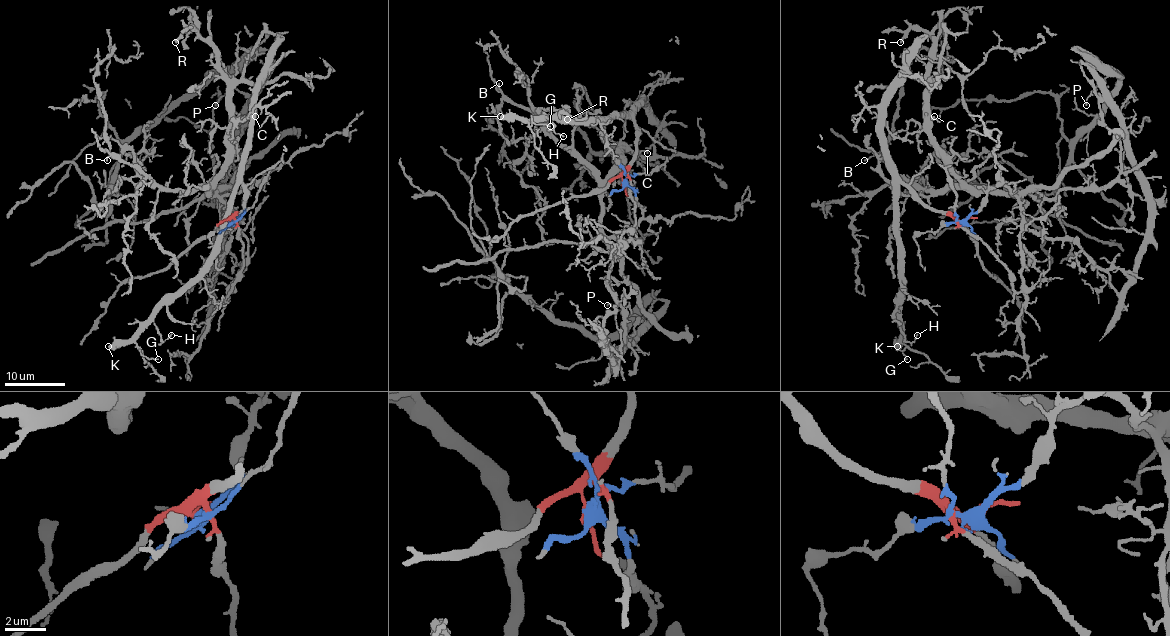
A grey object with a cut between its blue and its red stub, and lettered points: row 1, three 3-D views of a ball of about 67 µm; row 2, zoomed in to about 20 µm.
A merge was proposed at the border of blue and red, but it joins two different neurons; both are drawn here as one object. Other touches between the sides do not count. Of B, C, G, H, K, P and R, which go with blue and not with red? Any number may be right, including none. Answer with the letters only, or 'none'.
B, C, P, R

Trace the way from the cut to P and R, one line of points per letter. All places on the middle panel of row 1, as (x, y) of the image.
P: (622, 184), (642, 209), (630, 230), (610, 238), (613, 300), (630, 339), (642, 318), (607, 306)
R: (622, 184), (642, 215), (630, 230), (607, 236), (602, 187), (617, 171), (621, 146), (595, 152), (568, 119)

